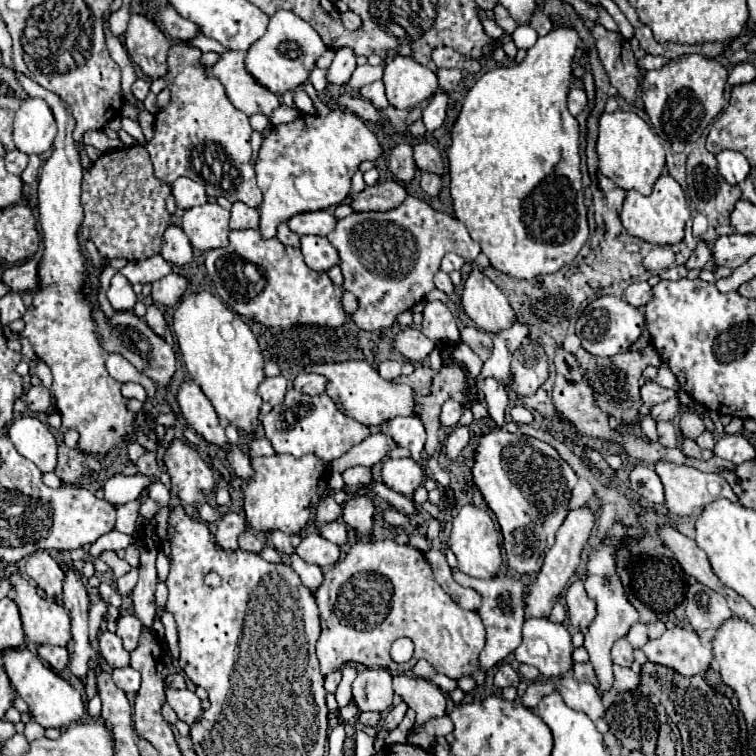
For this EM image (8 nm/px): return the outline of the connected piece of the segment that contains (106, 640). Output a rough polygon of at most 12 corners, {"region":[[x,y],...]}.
{"region":[[116,633],[98,637],[100,655],[110,667],[126,667],[130,653]]}

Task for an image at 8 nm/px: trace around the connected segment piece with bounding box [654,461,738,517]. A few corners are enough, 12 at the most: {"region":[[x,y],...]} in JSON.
{"region":[[656,461],[672,515],[700,513],[716,497],[738,503],[724,477]]}

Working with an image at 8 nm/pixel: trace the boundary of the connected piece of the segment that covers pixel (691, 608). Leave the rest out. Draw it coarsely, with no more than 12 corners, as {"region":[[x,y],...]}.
{"region":[[702,583],[686,591],[686,619],[714,633],[732,615],[726,599]]}

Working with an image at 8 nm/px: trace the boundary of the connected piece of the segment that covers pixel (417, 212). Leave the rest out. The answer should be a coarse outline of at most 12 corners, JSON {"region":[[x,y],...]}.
{"region":[[412,195],[352,213],[328,241],[364,331],[434,289],[446,253],[480,245]]}

